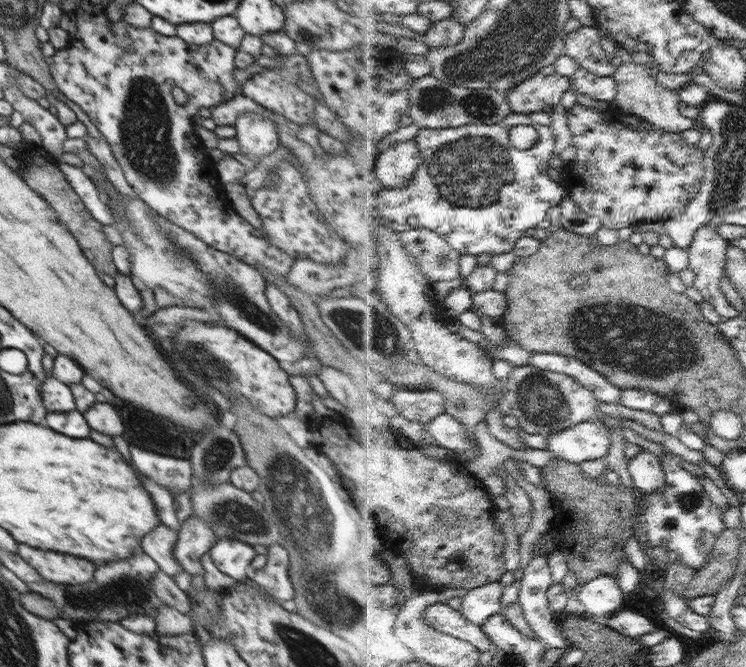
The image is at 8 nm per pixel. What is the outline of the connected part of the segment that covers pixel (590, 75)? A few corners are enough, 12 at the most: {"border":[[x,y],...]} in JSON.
{"border":[[582,67],[571,77],[575,88],[613,104],[619,93],[614,77]]}

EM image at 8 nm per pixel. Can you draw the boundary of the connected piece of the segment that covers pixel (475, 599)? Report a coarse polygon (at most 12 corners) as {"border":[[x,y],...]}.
{"border":[[496,581],[469,591],[463,614],[484,628],[503,612],[506,586]]}

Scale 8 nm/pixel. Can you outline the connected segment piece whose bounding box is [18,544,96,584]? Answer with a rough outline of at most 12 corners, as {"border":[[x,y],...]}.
{"border":[[34,550],[18,552],[44,580],[86,584],[96,566],[84,558]]}

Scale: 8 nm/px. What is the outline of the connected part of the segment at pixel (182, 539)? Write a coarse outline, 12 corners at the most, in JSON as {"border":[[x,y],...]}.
{"border":[[191,515],[173,546],[176,562],[204,575],[200,557],[216,542],[212,529]]}

